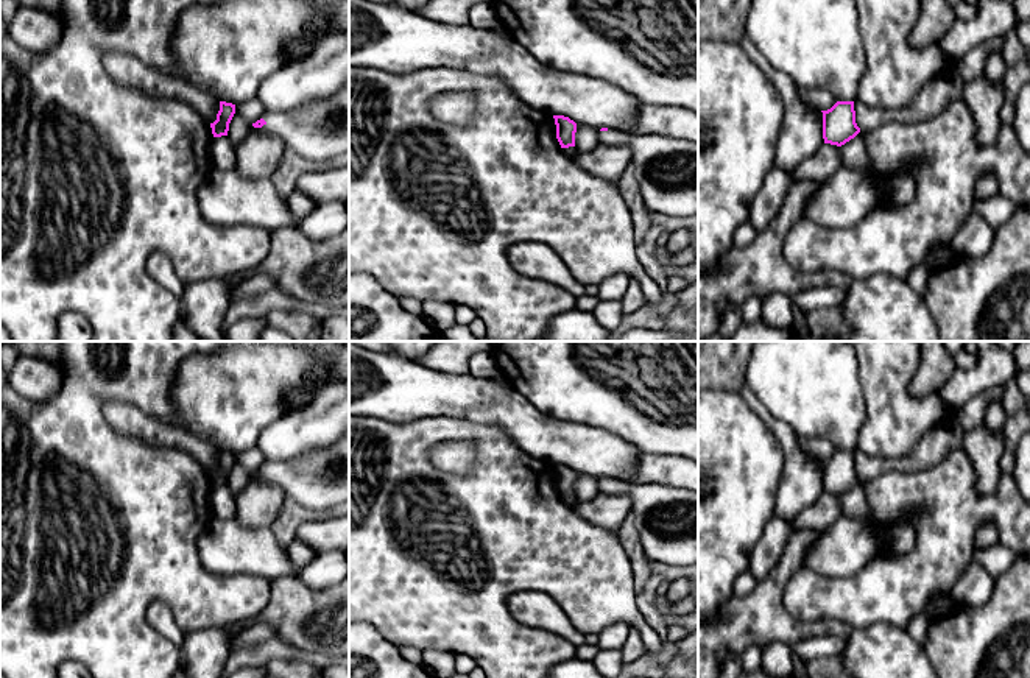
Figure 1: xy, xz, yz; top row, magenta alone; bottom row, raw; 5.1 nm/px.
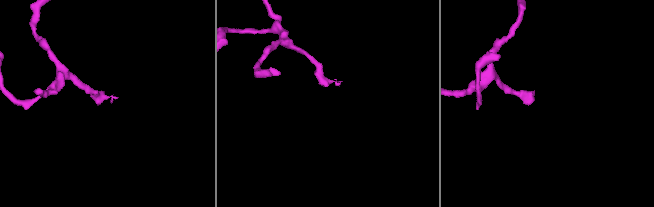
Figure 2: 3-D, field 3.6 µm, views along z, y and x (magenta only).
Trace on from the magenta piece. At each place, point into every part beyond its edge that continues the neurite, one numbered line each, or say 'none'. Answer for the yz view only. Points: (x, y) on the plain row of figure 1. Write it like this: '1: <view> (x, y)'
none

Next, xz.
1: xz (666, 516)

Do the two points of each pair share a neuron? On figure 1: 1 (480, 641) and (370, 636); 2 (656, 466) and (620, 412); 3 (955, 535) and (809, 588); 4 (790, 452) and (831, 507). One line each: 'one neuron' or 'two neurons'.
1: two neurons
2: two neurons
3: one neuron
4: two neurons

